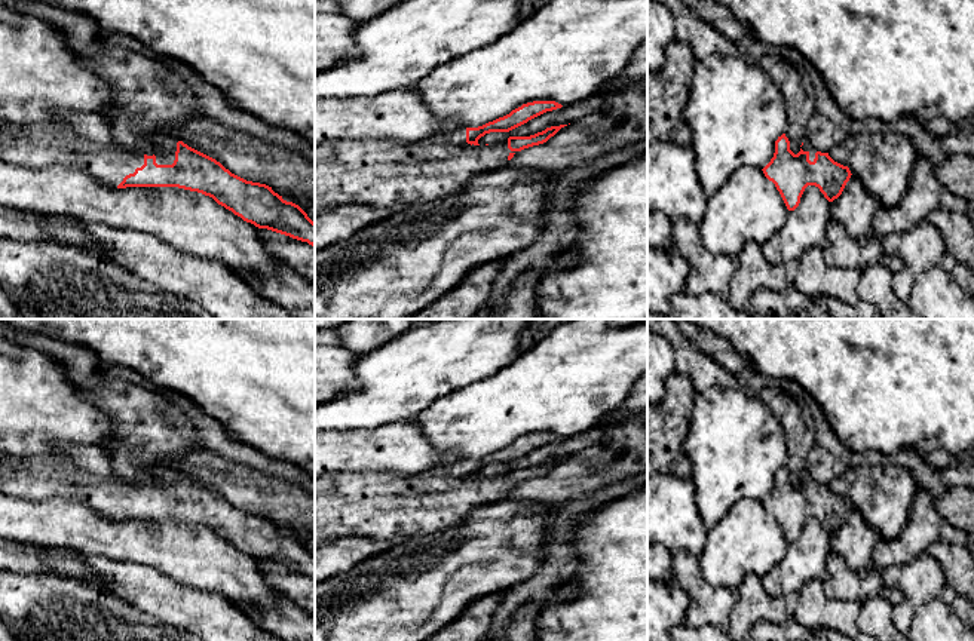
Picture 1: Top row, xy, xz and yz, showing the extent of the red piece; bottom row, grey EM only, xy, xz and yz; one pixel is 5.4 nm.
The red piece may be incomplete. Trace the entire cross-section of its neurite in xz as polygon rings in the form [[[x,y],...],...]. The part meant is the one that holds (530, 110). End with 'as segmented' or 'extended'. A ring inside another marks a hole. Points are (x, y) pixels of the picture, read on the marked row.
[[[533,101],[483,126],[459,128],[416,142],[399,138],[359,138],[318,145],[315,147],[315,217],[352,203],[370,208],[416,206],[459,191],[474,177],[503,169],[517,151],[546,142],[567,125],[551,126],[530,137],[509,137],[506,141],[486,145],[478,144],[481,137],[490,132],[509,132],[561,107],[555,101]]]; extended

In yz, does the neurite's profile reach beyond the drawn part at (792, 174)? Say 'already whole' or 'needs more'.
needs more

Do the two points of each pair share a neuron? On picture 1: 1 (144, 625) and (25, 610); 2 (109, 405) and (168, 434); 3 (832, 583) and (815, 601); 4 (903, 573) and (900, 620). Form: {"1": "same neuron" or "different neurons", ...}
{"1": "same neuron", "2": "same neuron", "3": "different neurons", "4": "same neuron"}

